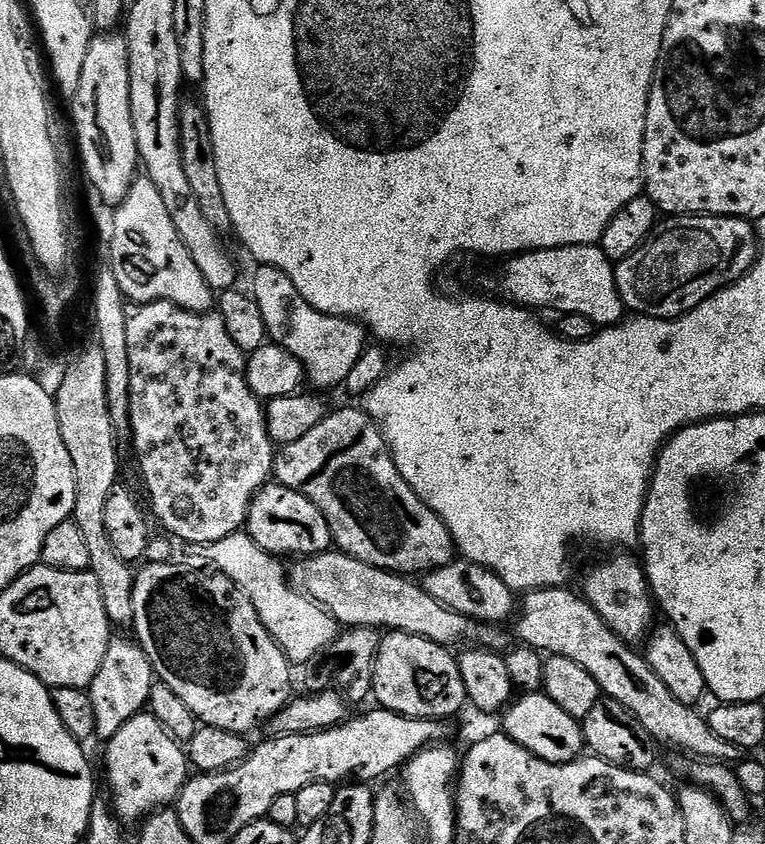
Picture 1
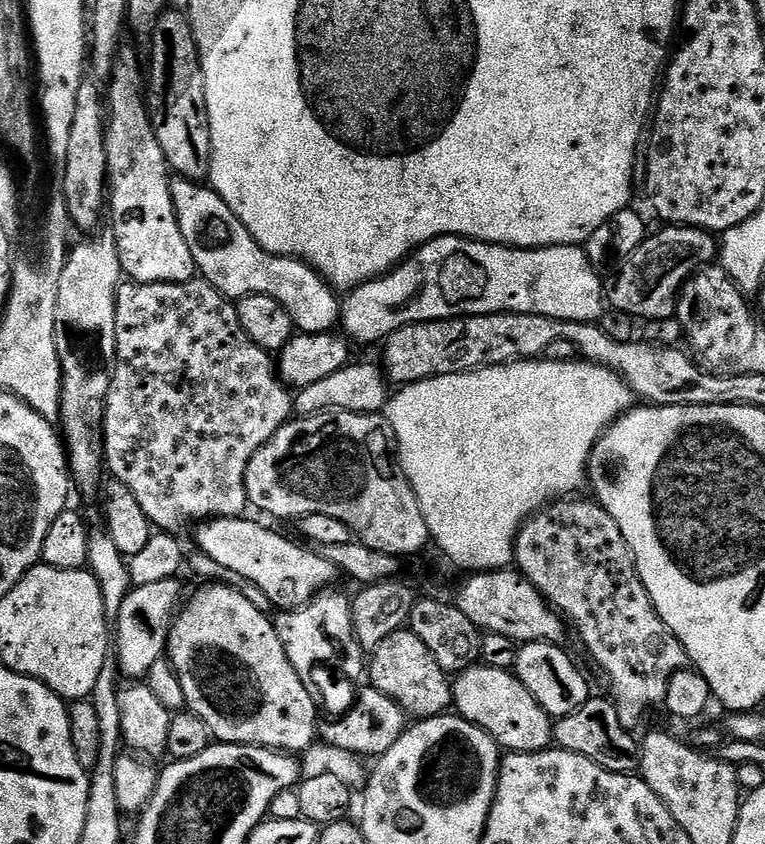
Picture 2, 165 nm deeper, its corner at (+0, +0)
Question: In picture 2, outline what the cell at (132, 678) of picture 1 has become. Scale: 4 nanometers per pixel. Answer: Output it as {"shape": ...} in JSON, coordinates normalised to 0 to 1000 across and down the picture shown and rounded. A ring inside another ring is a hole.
{"shape":[[[234,686],[196,690],[196,694],[176,694],[159,713],[158,725],[149,736],[149,776],[157,786],[157,795],[169,807],[183,808],[192,802],[201,784],[216,781],[220,765],[220,749],[225,745],[225,736],[237,719]]]}

